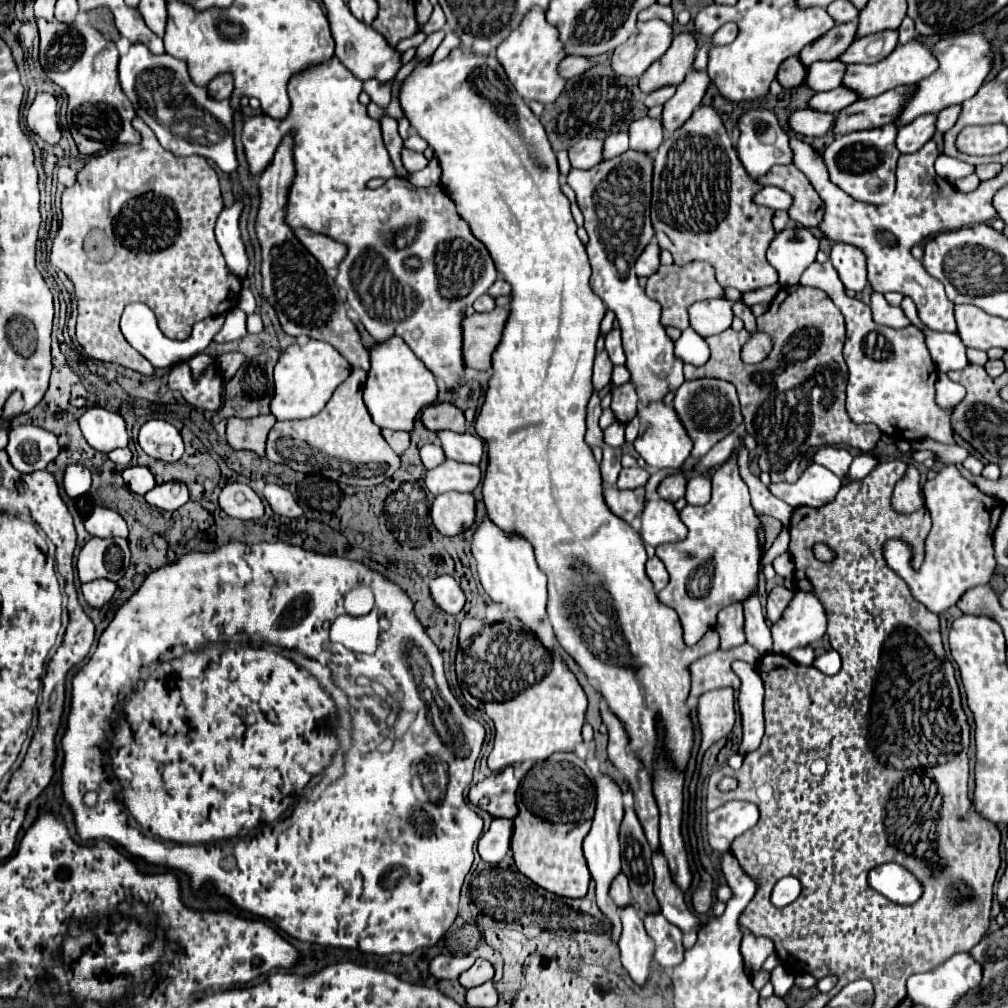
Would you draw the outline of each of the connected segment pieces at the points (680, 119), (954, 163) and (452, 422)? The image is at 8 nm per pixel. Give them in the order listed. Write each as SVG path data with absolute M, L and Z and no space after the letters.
M690 70L686 80L678 86L676 94L664 104L660 122L664 126L666 132L674 132L678 130L696 110L696 106L700 104L706 88L710 84L710 78L706 72L696 72Z
M940 154L938 160L936 160L936 172L938 172L942 178L954 182L954 180L958 180L958 178L966 178L966 176L974 174L974 166L964 164L964 162L958 162L958 160L950 158L950 156Z
M436 402L434 406L426 406L426 410L422 410L420 420L428 430L466 432L464 412L450 402Z

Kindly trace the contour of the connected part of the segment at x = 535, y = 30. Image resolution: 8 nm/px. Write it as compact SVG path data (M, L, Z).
M540 8L530 10L524 16L522 24L514 30L514 34L510 34L498 46L496 56L498 56L498 62L504 66L512 86L526 102L538 100L542 104L548 104L548 102L554 102L558 94L564 90L564 80L558 76L556 66L566 54L562 50L562 42L558 40L558 30L546 22L544 10Z

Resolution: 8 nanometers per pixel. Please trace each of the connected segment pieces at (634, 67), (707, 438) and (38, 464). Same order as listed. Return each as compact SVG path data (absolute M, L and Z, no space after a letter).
M660 18L636 22L638 34L616 46L610 66L618 76L640 78L652 62L662 58L672 42L672 26Z
M700 378L700 380L684 382L676 390L674 406L678 410L678 416L680 416L686 432L688 432L688 436L694 442L692 456L696 456L696 458L704 456L718 440L722 440L726 434L734 432L734 428L742 422L740 404L738 404L738 398L736 398L736 388L730 382L724 382L724 380Z
M24 424L10 430L10 440L6 446L8 458L18 472L46 470L46 466L58 456L60 448L56 436L38 426Z

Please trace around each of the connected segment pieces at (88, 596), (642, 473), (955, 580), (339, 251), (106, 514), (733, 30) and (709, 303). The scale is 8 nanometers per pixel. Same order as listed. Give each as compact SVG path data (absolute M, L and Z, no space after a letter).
M102 578L82 584L84 600L94 608L100 608L100 606L108 604L110 598L114 596L114 592L116 592L116 584L110 582L110 580L102 580Z
M634 466L634 468L622 468L620 476L618 476L618 488L622 490L634 490L634 488L642 488L650 478L650 472L646 468Z
M954 464L944 466L934 480L928 480L922 494L924 504L932 514L932 528L926 536L924 562L920 570L906 572L902 580L920 604L930 612L940 614L954 606L966 590L990 582L996 570L992 534L1004 508L1000 500L984 494L978 486L966 480Z
M296 228L294 236L320 262L320 266L326 270L326 274L330 278L334 278L336 272L338 272L340 260L346 256L346 246L334 242L328 236L322 236L322 234L316 234L312 230L306 230L306 228Z
M102 506L94 508L92 516L84 522L84 526L92 536L98 536L98 538L114 538L114 536L126 538L128 536L124 518L118 512L110 508L102 508Z
M724 24L724 26L718 28L718 32L712 36L710 42L712 42L712 44L730 44L730 42L734 42L736 34L738 34L738 26L734 26L734 24Z
M704 300L704 302L694 302L688 310L690 314L690 326L702 336L714 336L720 334L722 330L732 326L732 310L730 305L736 301L730 300Z

